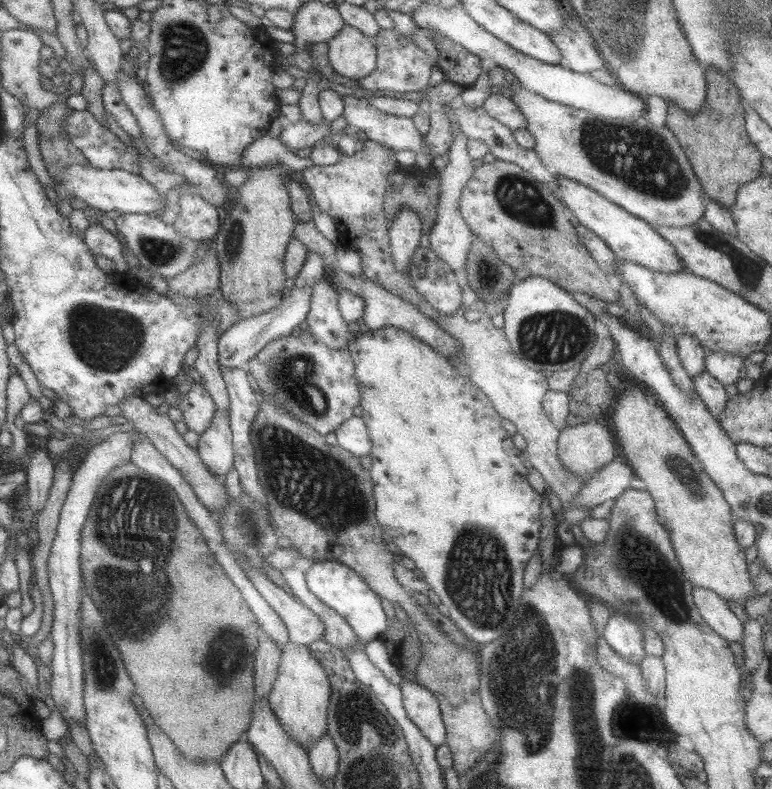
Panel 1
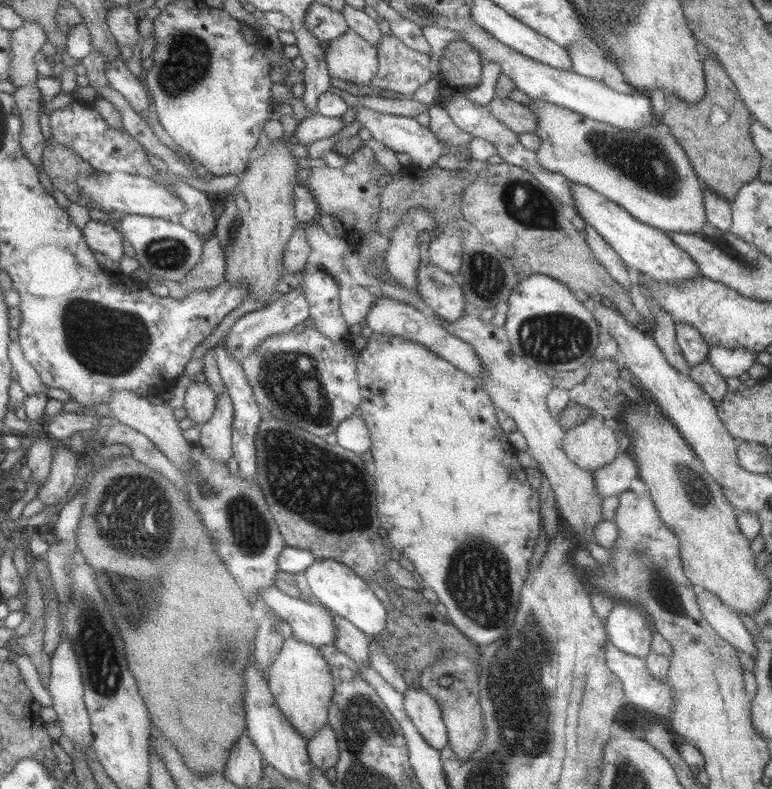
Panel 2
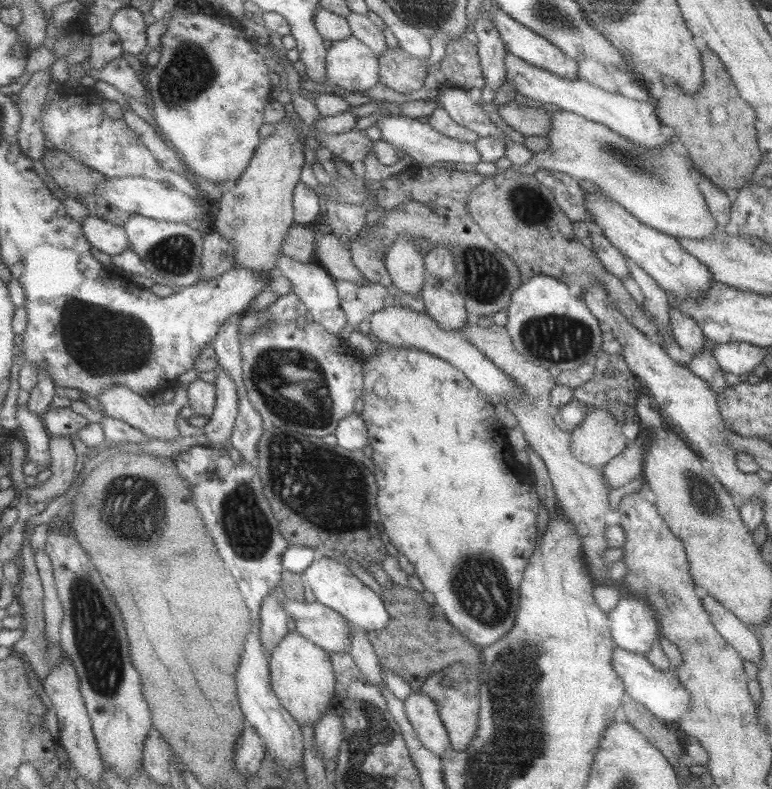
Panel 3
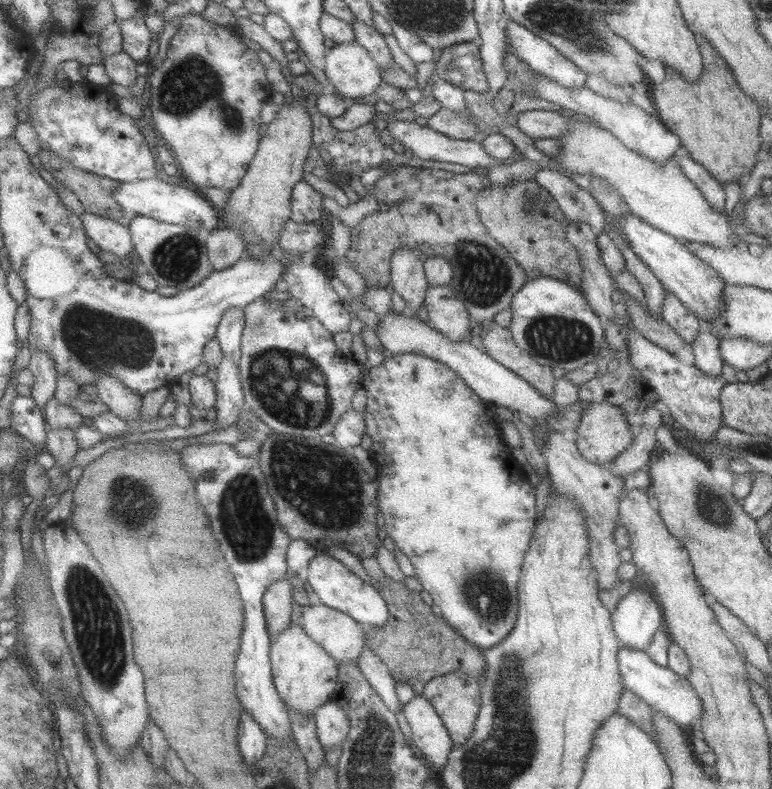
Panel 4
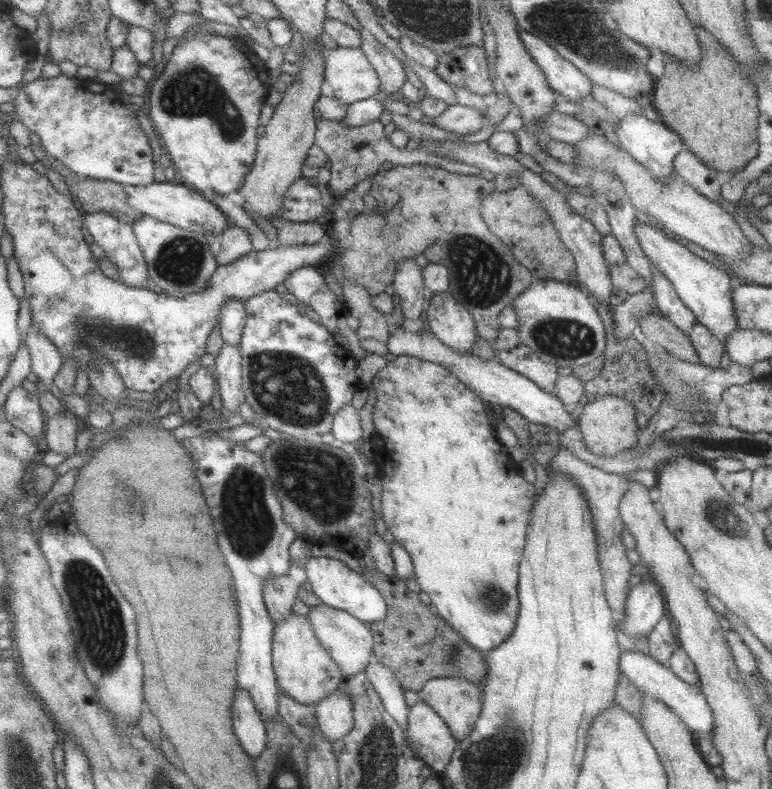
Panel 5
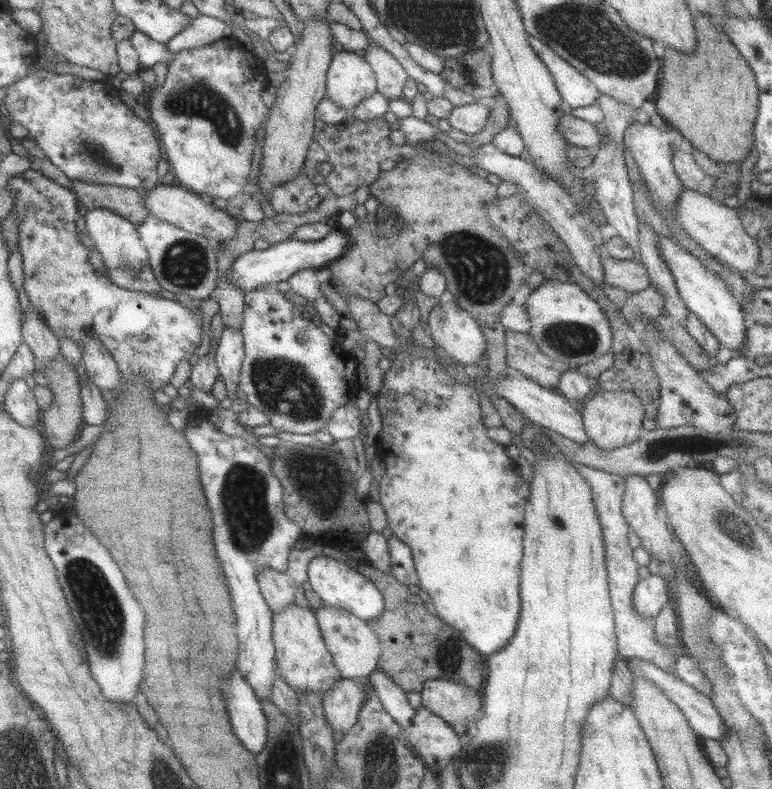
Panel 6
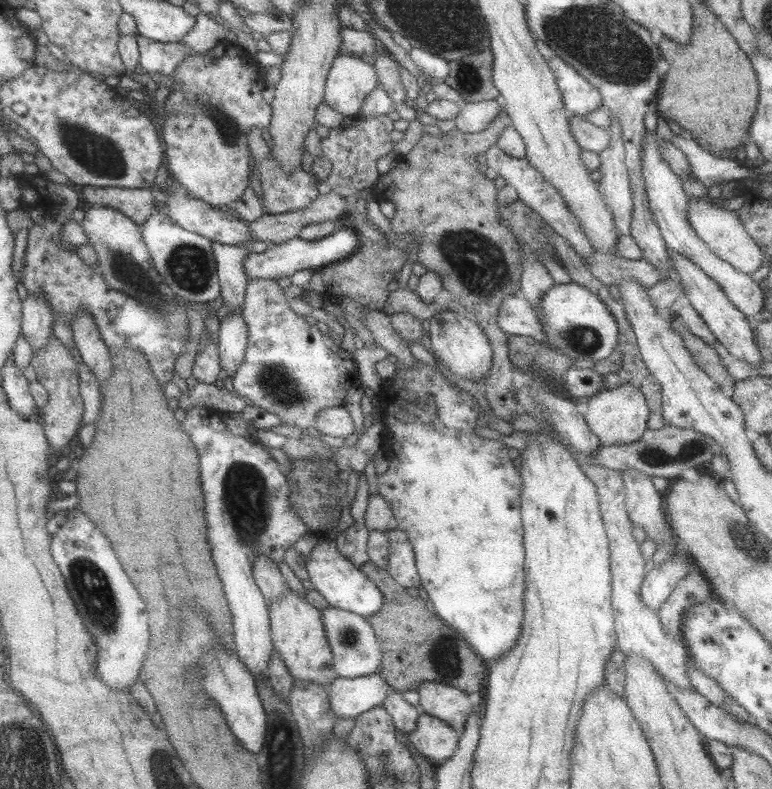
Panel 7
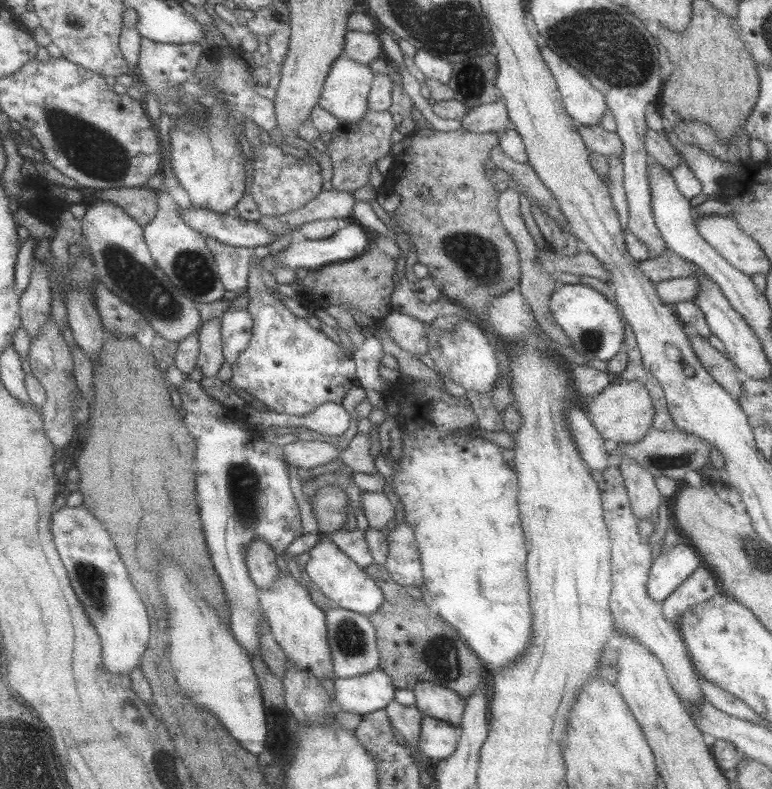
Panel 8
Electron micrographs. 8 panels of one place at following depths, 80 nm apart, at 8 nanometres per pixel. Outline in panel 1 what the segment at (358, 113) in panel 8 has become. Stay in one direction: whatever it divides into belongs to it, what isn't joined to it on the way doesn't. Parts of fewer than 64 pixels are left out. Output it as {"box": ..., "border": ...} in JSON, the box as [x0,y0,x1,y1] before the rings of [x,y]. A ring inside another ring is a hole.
{"box":[327,25,376,80],"border":[[[343,25],[327,43],[329,64],[341,77],[361,80],[376,66],[376,49],[373,41],[349,25]]]}

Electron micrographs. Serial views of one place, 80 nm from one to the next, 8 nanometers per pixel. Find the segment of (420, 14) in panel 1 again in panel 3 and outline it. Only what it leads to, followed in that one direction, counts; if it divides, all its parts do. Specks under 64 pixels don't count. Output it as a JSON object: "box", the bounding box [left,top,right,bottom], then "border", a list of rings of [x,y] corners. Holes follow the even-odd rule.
{"box":[504,51,669,149],"border":[[[508,51],[505,52],[504,60],[506,81],[511,84],[516,93],[520,93],[523,97],[539,103],[553,104],[558,110],[573,112],[586,120],[606,126],[632,143],[643,145],[648,149],[669,143],[668,138],[661,135],[659,131],[661,124],[656,117],[656,108],[652,99],[631,100],[618,92],[605,92],[581,78],[563,80],[563,78],[557,78],[557,74],[549,74],[547,70],[538,69],[537,66],[531,66],[515,58]]]}

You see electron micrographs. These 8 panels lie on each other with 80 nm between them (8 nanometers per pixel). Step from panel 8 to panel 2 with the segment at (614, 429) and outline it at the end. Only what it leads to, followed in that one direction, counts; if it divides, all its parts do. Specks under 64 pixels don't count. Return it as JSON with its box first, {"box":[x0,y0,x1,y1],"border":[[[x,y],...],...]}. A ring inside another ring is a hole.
{"box":[561,413,620,473],"border":[[[594,413],[578,426],[568,428],[564,431],[561,448],[565,456],[573,462],[573,464],[581,470],[588,470],[591,473],[609,464],[620,452],[618,450],[616,432],[602,421],[600,415]]]}

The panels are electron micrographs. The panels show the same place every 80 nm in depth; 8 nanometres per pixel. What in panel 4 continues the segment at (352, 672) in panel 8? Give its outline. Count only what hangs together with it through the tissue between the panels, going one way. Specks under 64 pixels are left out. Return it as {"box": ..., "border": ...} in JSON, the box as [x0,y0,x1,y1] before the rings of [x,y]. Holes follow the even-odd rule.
{"box":[299,604,365,664],"border":[[[324,604],[301,605],[299,616],[305,634],[337,664],[357,664],[361,648],[365,646],[363,627],[358,622]]]}

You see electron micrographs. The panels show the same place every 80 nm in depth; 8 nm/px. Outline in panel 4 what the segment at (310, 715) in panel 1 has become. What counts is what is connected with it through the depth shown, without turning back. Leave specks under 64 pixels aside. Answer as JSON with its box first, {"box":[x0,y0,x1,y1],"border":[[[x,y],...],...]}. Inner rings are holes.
{"box":[270,623,337,715],"border":[[[290,623],[285,630],[271,638],[270,643],[270,669],[279,698],[291,710],[313,715],[315,709],[328,702],[335,693],[337,663],[305,634],[300,623]]]}

